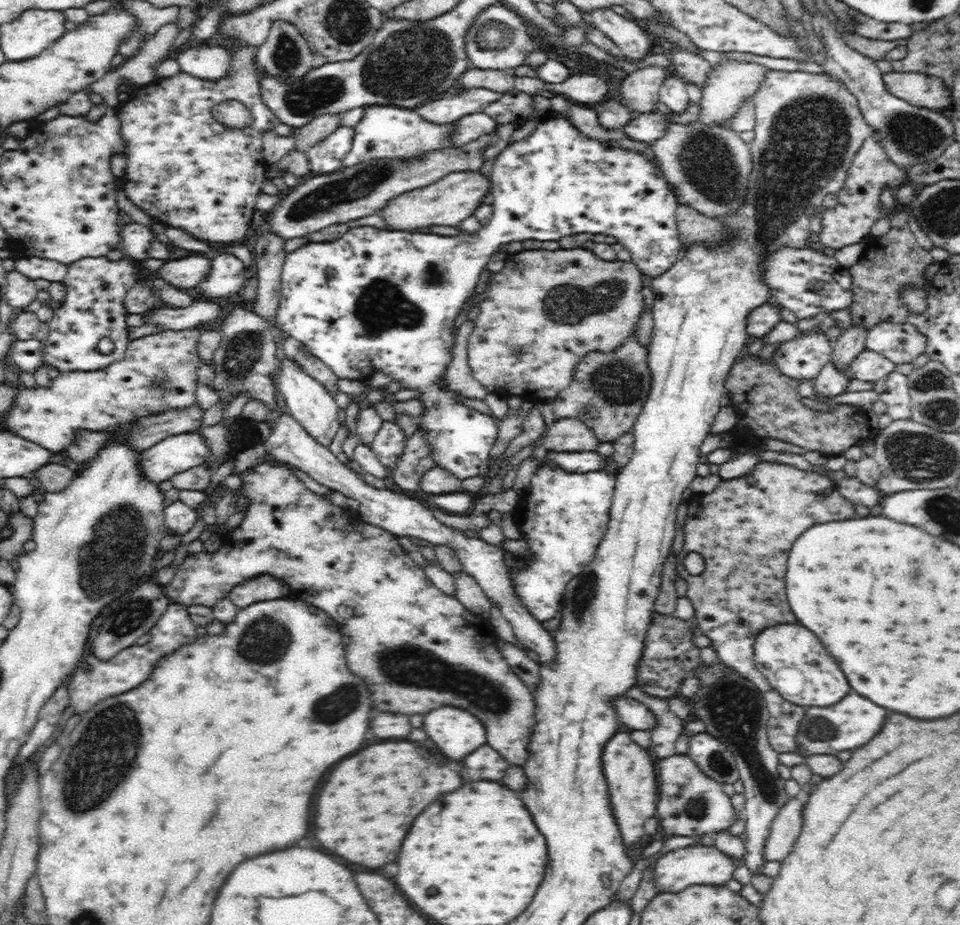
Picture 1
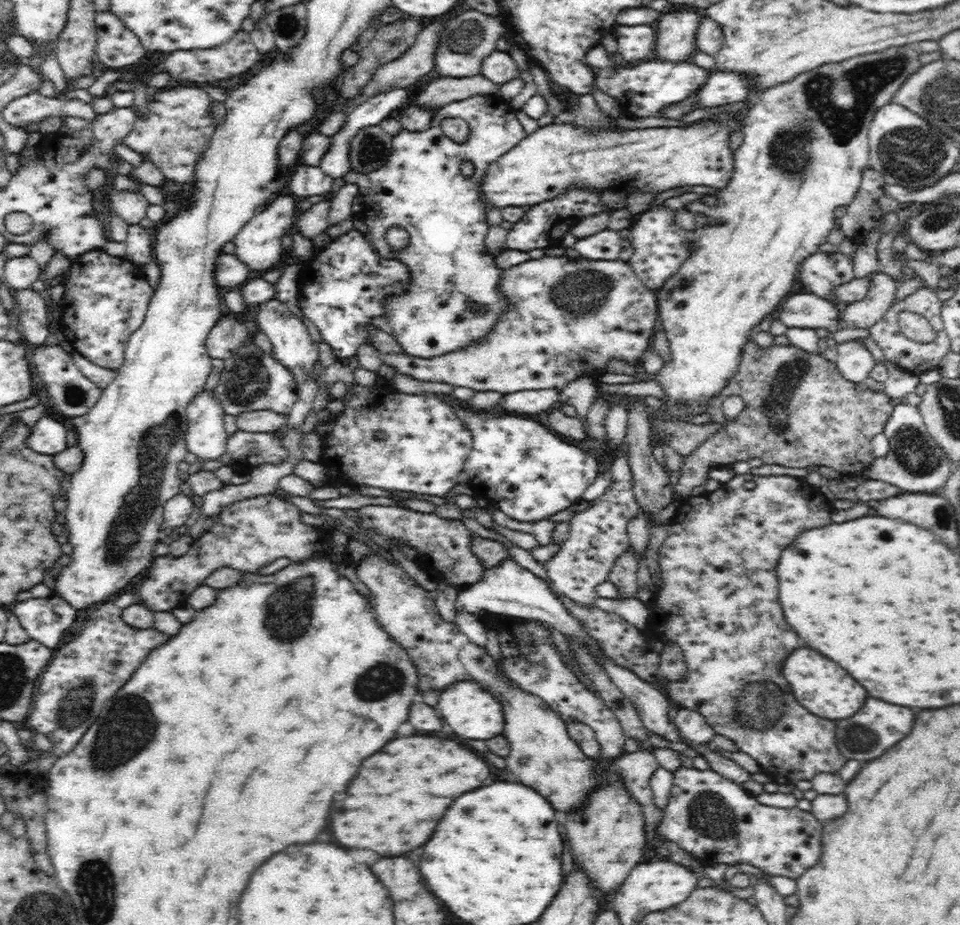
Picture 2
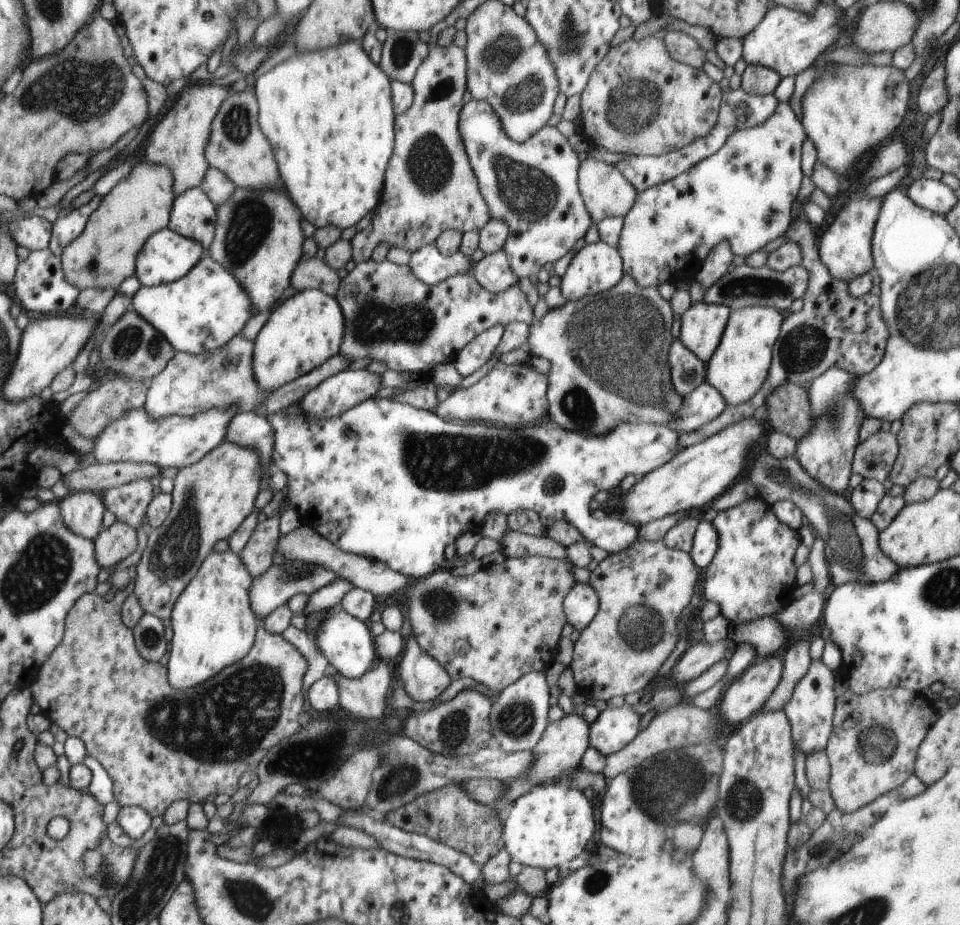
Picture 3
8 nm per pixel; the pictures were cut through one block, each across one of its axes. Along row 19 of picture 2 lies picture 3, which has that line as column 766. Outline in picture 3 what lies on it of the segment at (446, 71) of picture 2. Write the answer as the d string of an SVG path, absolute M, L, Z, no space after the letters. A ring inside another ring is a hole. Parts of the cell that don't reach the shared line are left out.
M763 450L749 464L748 478L757 488L757 496L772 507L778 500L790 500L802 511L816 530L817 536L824 540L825 557L833 586L842 586L848 582L878 584L892 580L899 566L882 552L879 545L879 530L871 519L865 519L856 512L847 495L836 494L814 480L798 459L786 456L776 459L768 450Z

